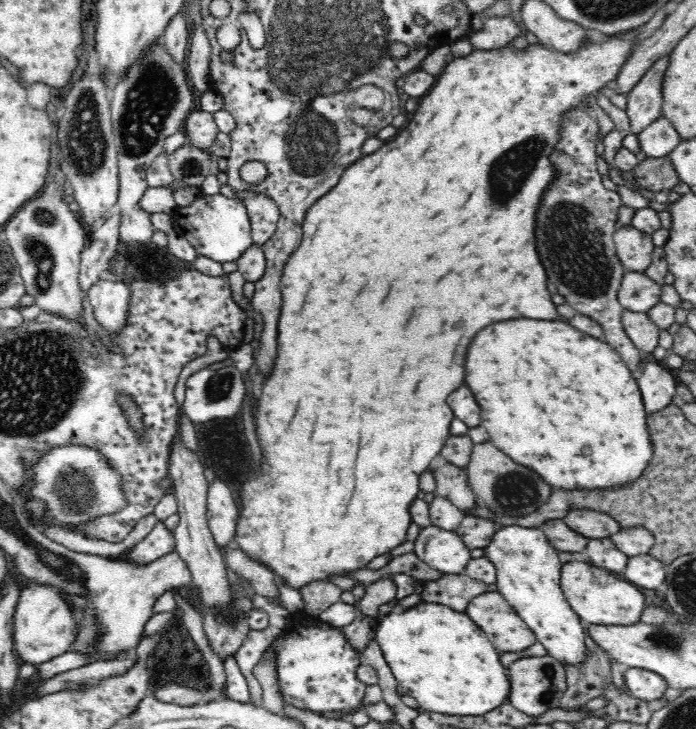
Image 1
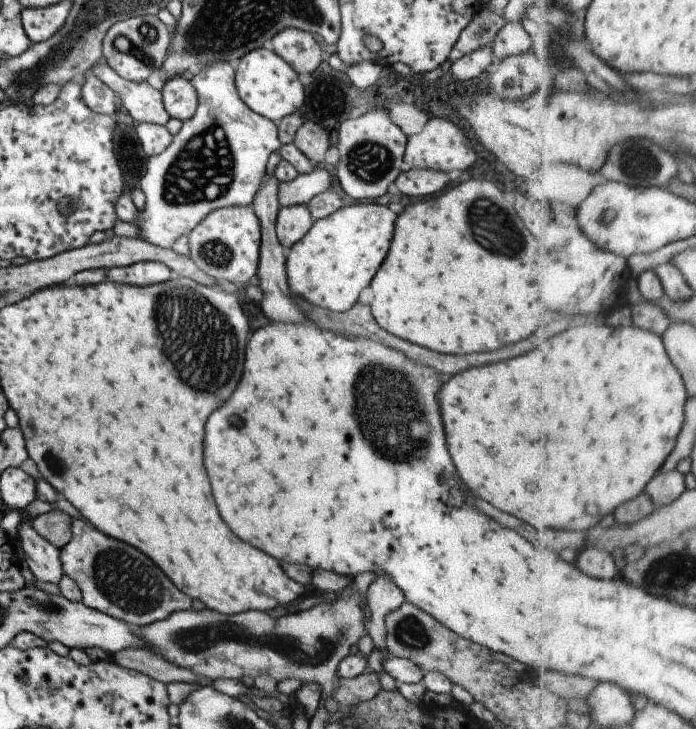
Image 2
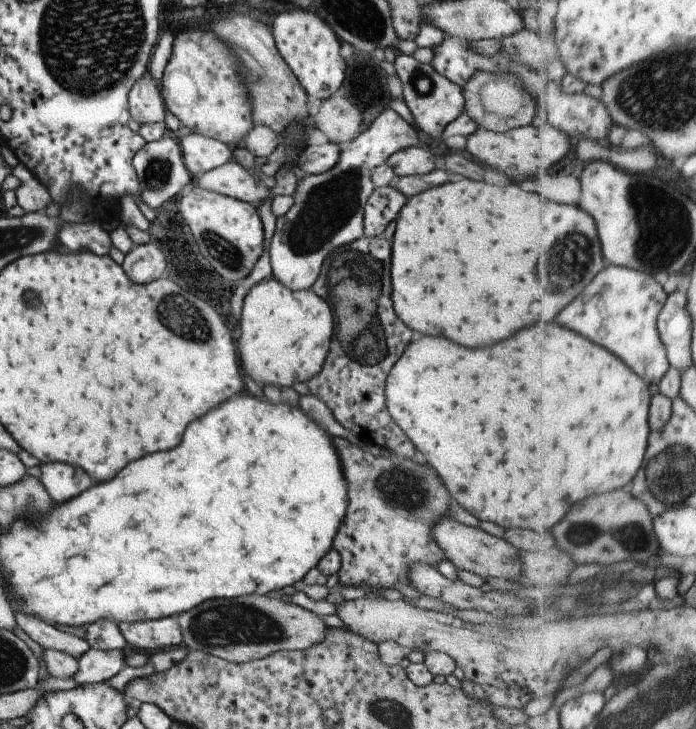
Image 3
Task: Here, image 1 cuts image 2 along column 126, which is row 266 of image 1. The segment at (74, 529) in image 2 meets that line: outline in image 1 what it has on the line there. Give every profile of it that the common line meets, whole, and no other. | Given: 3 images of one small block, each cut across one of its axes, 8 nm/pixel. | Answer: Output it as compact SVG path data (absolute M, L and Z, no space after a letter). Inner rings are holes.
M582 107L567 112L560 144L552 154L553 167L559 173L538 210L538 254L558 292L572 308L600 324L606 343L614 347L637 377L644 372L643 356L625 331L621 321L625 308L617 297L626 270L618 258L613 236L618 229L618 210L623 203L618 192L607 190L602 183L596 165L598 126L587 111L588 108Z

